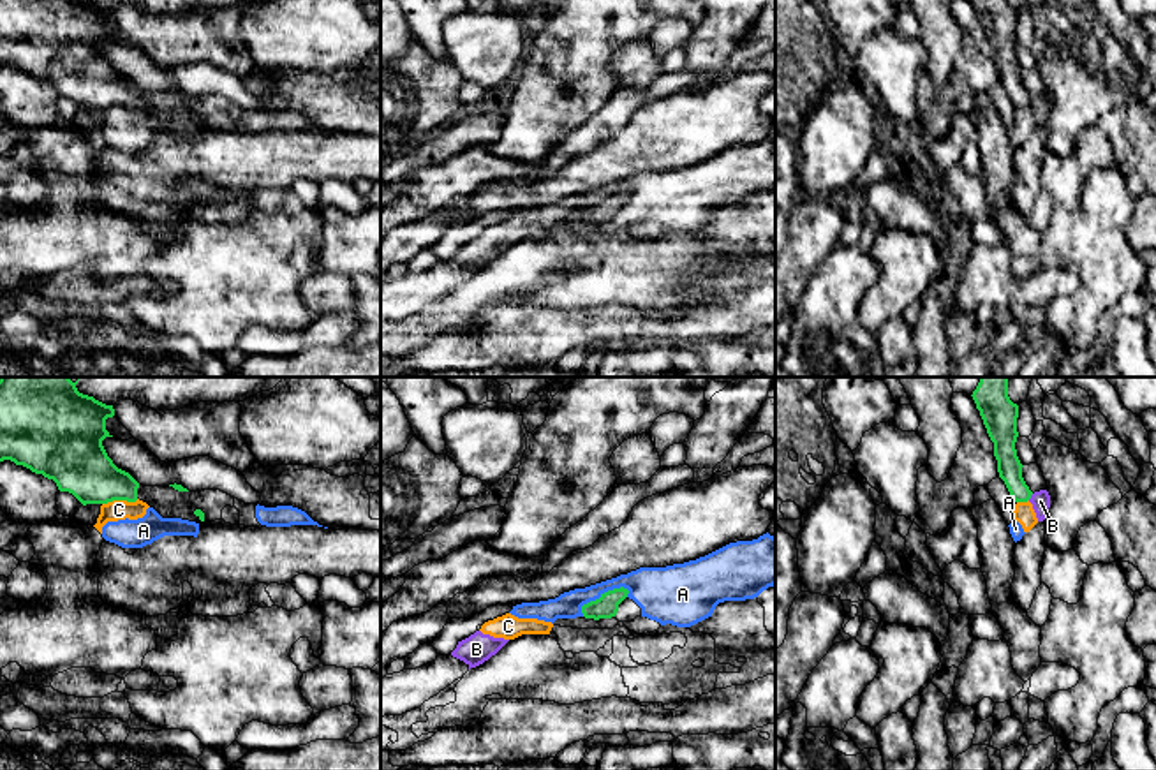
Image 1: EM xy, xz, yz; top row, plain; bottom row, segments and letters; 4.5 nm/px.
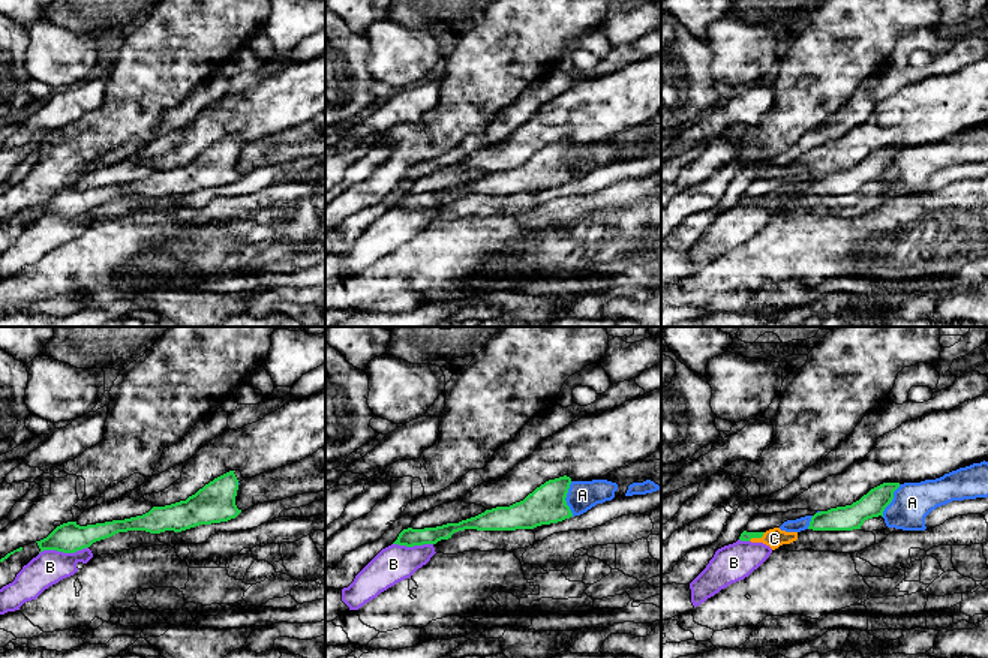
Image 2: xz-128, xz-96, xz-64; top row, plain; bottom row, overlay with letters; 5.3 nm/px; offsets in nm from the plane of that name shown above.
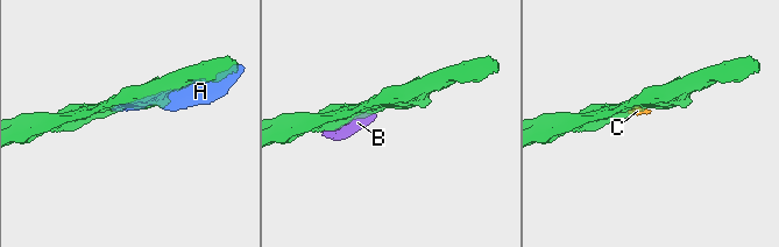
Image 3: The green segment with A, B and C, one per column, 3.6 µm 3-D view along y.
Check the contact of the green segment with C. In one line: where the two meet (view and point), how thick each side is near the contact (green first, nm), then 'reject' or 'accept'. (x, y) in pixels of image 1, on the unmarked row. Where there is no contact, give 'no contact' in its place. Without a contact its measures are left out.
xy (120, 104) | 280/100 nm | reject

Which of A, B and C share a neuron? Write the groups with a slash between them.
A B C

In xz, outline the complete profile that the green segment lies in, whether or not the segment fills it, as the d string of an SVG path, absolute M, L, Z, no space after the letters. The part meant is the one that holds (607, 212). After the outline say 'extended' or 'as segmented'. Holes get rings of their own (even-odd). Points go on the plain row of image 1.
M620 192L601 199L599 204L590 206L582 211L582 218L585 224L611 224L619 217L619 210L627 203L629 196Z | as segmented

